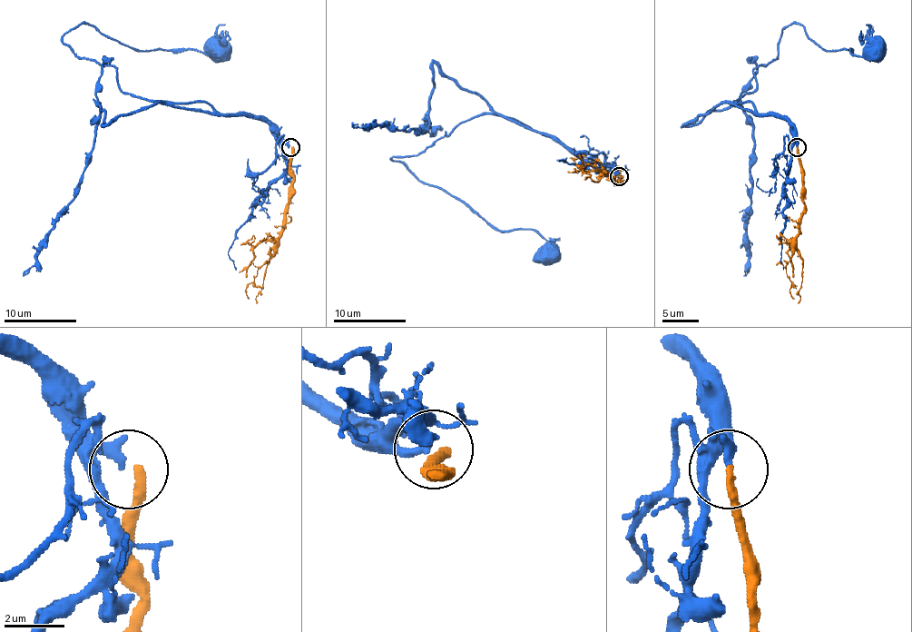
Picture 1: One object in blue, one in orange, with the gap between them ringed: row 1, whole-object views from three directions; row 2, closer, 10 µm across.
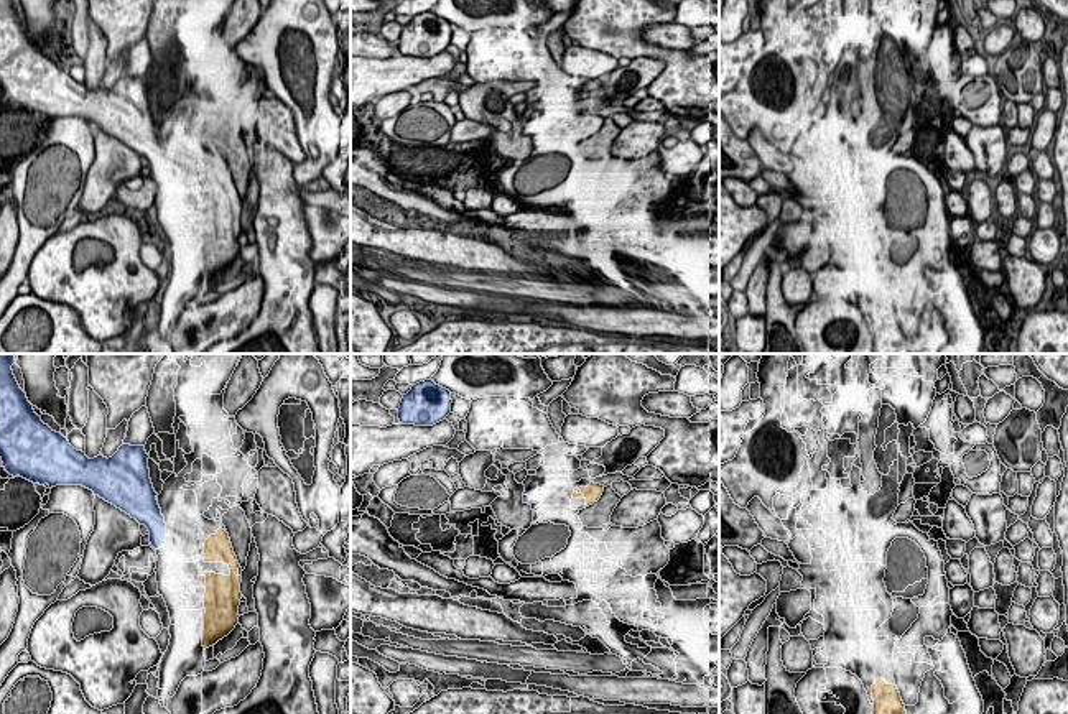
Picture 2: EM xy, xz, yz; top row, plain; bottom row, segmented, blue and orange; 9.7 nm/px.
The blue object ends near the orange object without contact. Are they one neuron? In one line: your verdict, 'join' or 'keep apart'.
join

